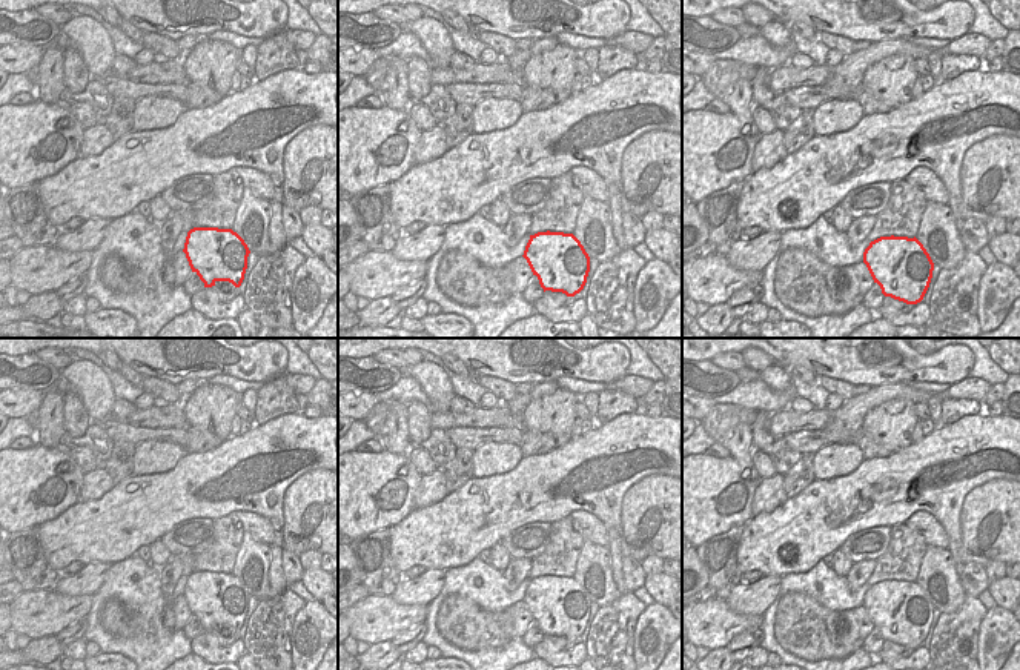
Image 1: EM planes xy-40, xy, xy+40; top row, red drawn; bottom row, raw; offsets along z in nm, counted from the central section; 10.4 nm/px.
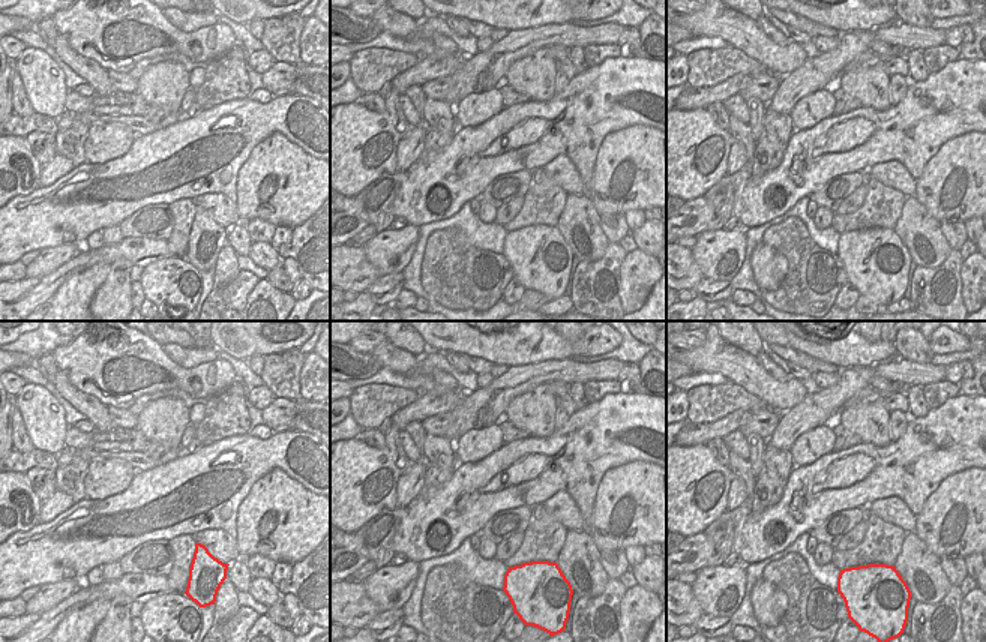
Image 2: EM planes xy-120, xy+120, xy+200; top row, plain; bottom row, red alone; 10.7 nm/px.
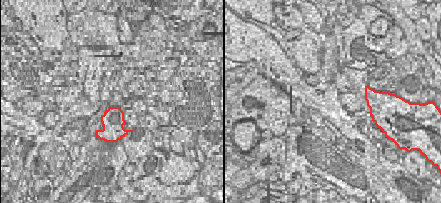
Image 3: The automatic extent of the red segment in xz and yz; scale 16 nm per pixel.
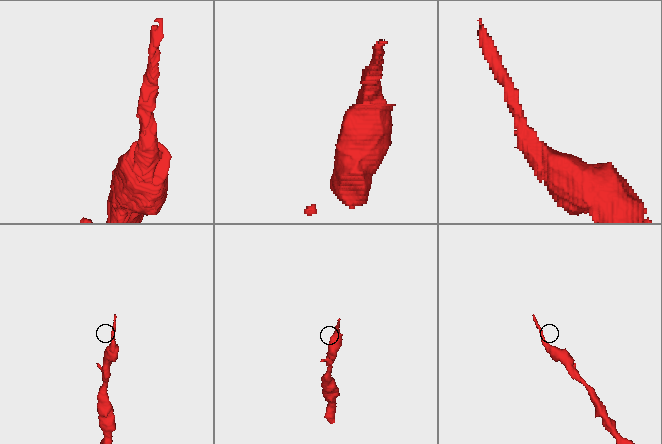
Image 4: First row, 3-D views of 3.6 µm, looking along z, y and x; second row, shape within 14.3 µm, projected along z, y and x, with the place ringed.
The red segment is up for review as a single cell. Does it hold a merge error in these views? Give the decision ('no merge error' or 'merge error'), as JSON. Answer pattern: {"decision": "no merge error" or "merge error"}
{"decision": "merge error"}

